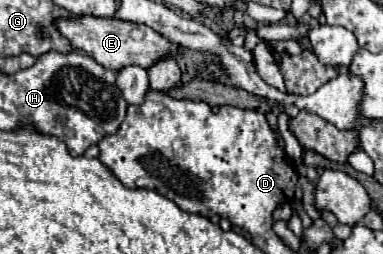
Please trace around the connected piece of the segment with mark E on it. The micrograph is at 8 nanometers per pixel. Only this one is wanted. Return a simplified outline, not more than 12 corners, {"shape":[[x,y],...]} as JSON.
{"shape":[[58,18],[58,32],[100,66],[148,68],[176,44],[144,24]]}

